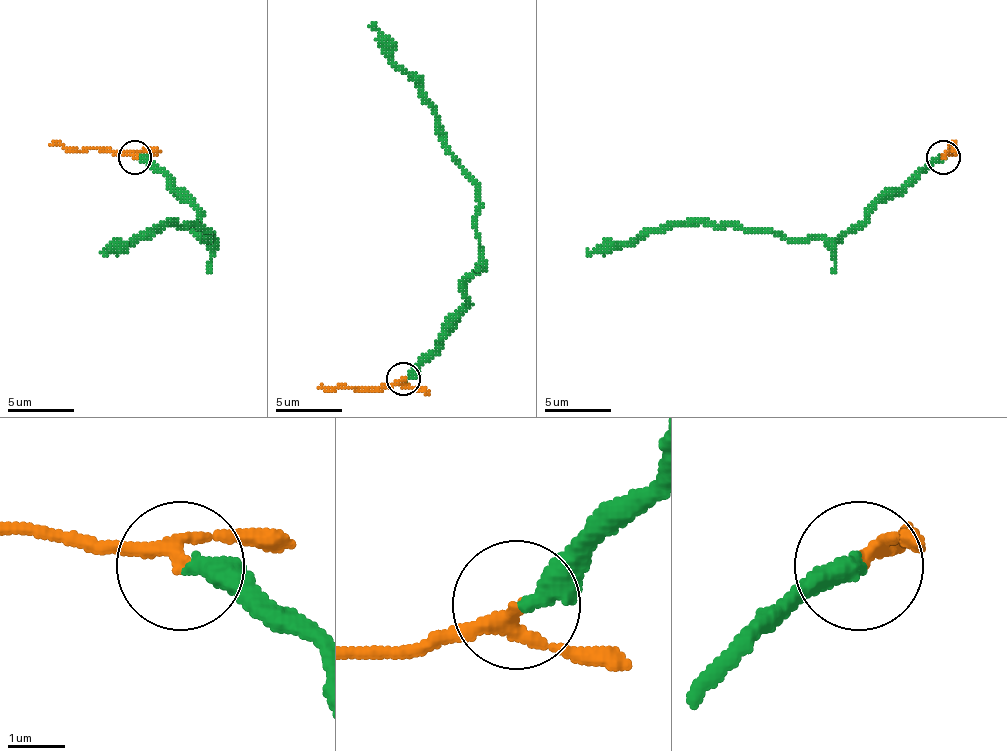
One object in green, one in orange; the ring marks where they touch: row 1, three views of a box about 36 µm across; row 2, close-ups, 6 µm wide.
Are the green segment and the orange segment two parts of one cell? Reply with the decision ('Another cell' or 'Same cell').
Another cell

